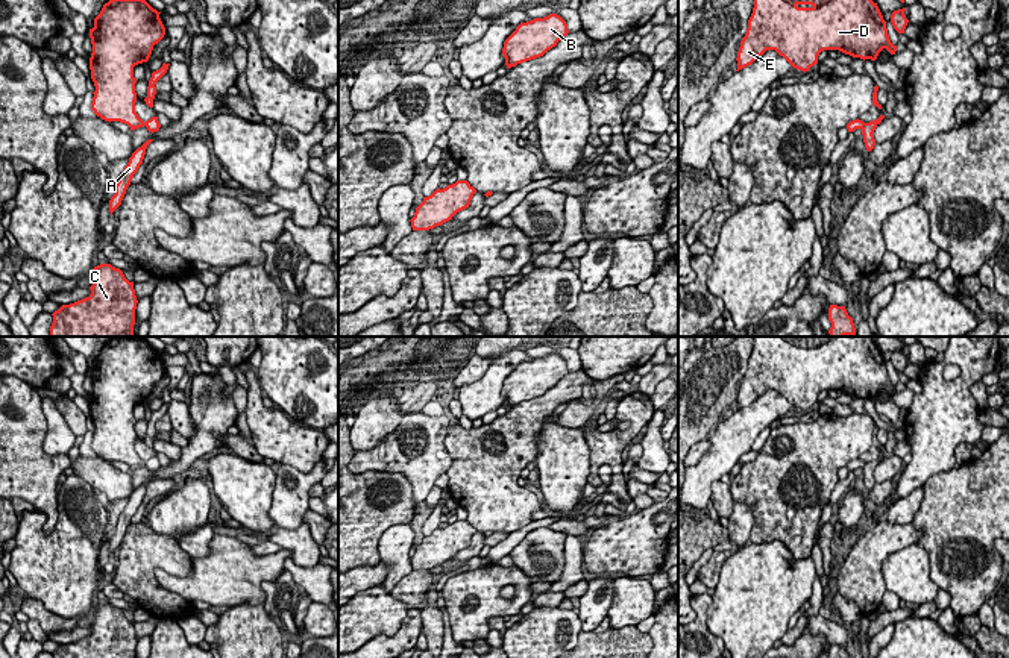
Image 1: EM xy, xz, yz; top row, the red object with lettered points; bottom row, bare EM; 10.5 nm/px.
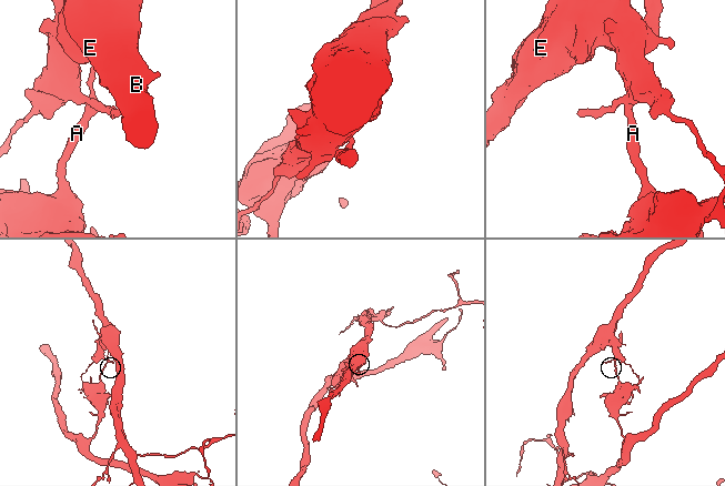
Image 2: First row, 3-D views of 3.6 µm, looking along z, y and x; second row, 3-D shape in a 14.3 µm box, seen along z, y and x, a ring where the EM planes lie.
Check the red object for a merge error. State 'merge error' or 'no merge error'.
merge error

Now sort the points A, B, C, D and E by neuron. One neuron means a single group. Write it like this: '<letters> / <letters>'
A C / B D E

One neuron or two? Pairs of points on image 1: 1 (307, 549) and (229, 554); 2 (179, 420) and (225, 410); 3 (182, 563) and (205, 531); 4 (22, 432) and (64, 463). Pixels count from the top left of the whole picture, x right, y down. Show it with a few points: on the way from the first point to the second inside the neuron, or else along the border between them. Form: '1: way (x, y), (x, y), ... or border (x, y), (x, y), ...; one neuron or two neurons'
1: border (281, 548), (289, 549), (293, 555); two neurons
2: border (187, 405), (196, 428), (196, 434), (191, 438); two neurons
3: border (175, 538), (190, 557); two neurons
4: way (28, 444), (46, 463), (52, 463); one neuron

